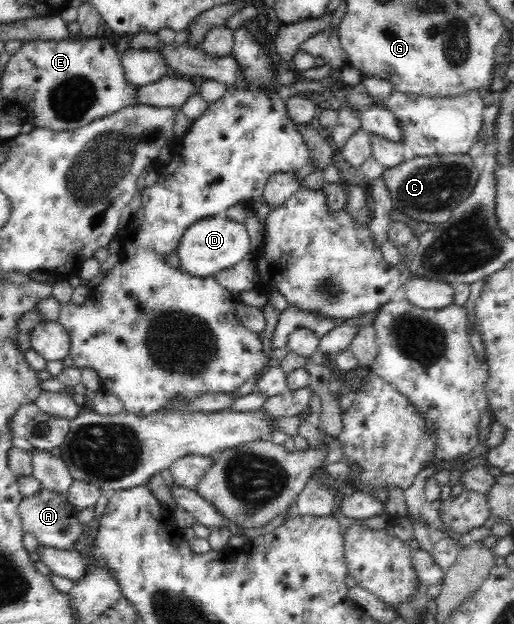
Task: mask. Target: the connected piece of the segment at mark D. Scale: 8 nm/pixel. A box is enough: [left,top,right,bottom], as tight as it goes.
[175,215,253,278]

